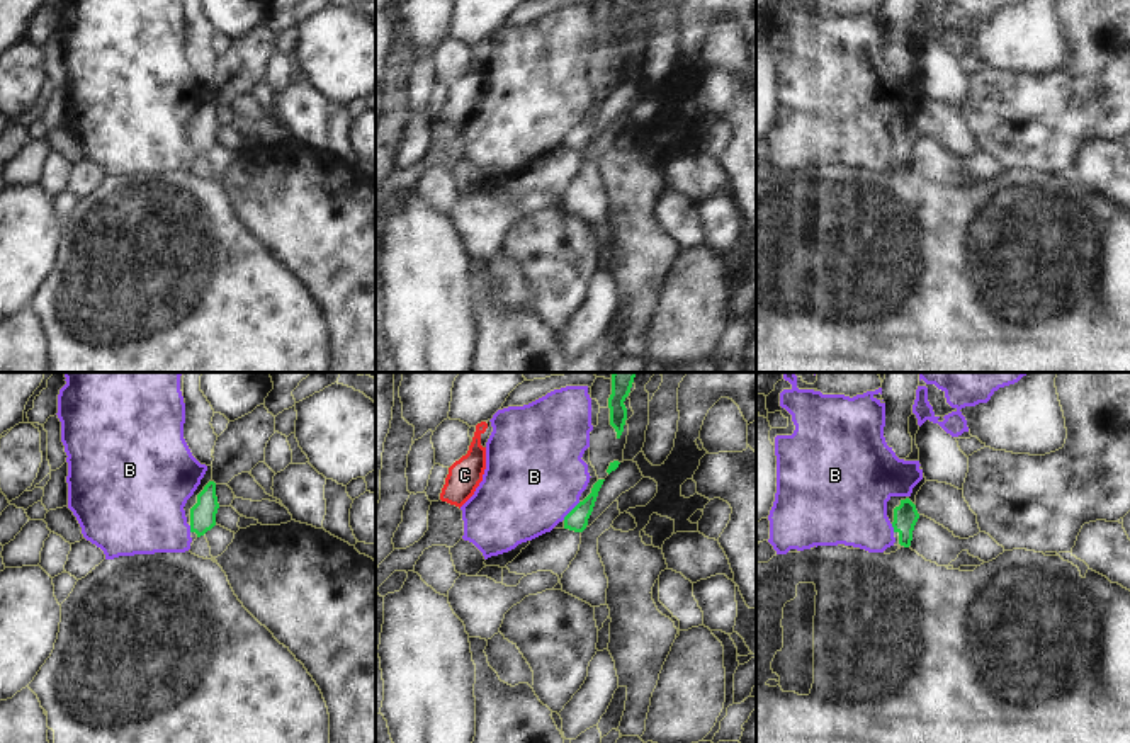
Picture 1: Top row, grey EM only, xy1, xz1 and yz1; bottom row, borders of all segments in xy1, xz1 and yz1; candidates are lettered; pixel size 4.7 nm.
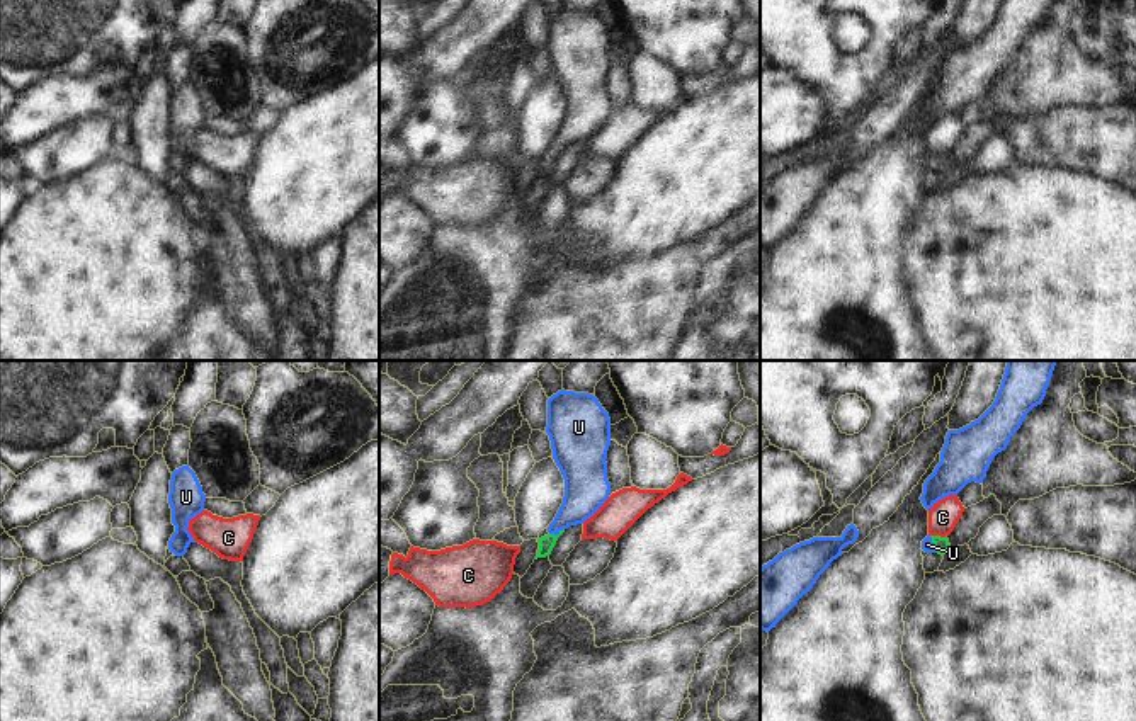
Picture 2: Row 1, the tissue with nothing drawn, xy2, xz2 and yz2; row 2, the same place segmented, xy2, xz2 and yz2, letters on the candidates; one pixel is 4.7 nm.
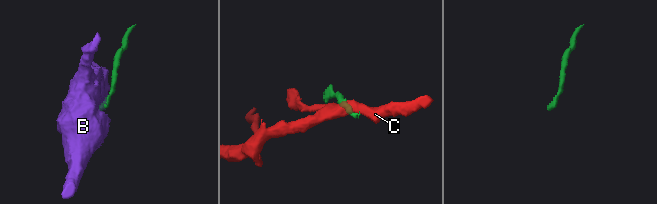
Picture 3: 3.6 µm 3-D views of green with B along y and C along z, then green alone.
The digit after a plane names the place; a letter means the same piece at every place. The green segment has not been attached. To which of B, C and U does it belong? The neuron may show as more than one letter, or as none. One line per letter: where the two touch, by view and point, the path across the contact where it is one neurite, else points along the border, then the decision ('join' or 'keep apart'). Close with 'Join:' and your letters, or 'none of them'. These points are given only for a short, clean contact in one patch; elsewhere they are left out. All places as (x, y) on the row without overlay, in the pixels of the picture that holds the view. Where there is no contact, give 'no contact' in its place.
B: contact xz1 (571, 130); border xz1 (580, 121), (563, 138); keep apart
C: contact yz2 (939, 155); border yz2 (931, 153), (946, 155); keep apart
U: contact xz2 (558, 153); way xz2 (546, 162), (558, 153), (558, 143), (585, 109); join
Join: U

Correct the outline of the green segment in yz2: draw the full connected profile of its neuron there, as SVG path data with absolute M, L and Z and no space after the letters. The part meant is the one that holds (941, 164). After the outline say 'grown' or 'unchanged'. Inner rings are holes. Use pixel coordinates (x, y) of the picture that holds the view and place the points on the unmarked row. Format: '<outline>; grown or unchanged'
M927 155L922 160L922 168L925 172L939 172L939 173L944 175L951 168L951 163L949 163L947 155L946 156L940 156L940 155Z; grown

